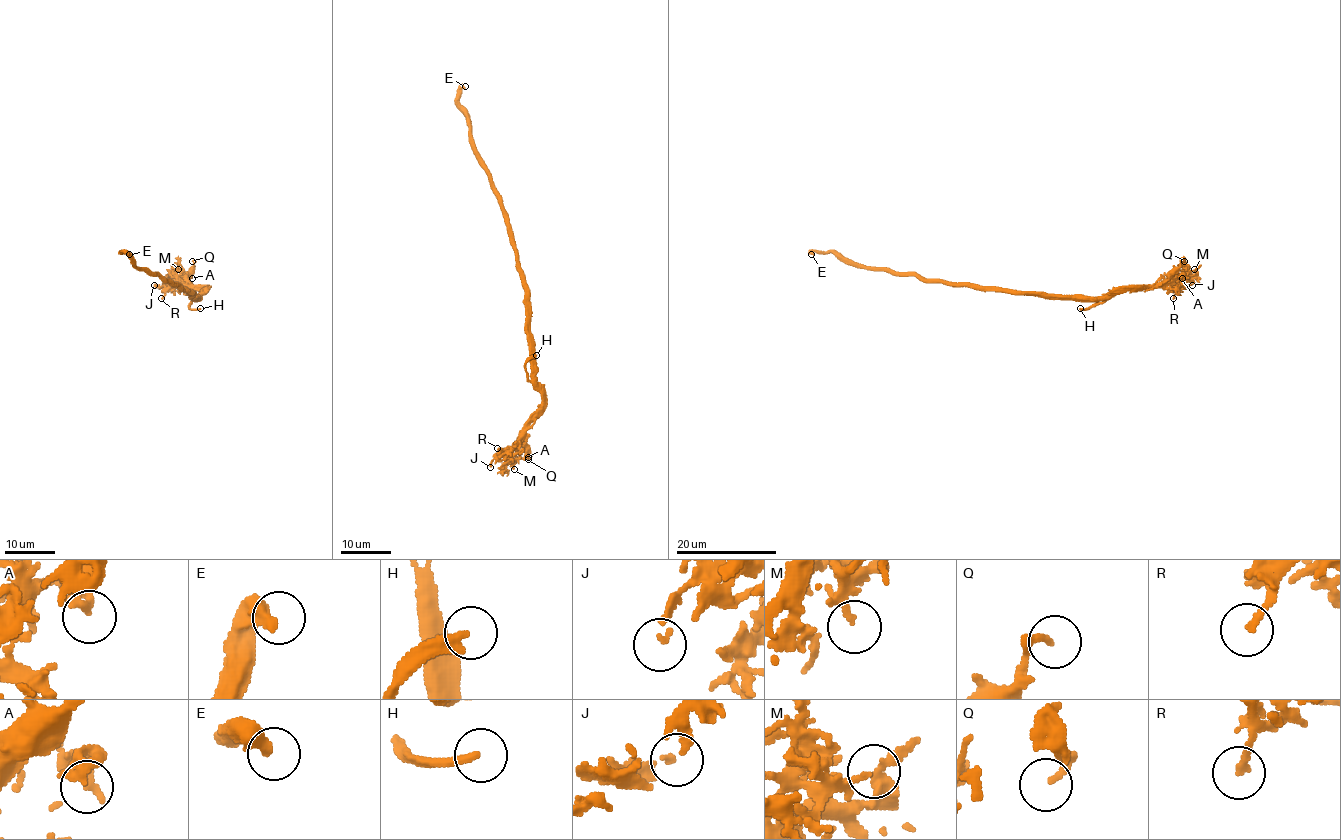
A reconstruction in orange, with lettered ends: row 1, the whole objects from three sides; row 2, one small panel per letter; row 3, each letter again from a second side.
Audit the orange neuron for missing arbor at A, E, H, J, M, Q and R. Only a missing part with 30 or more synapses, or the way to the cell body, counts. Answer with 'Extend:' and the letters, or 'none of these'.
Extend: H

